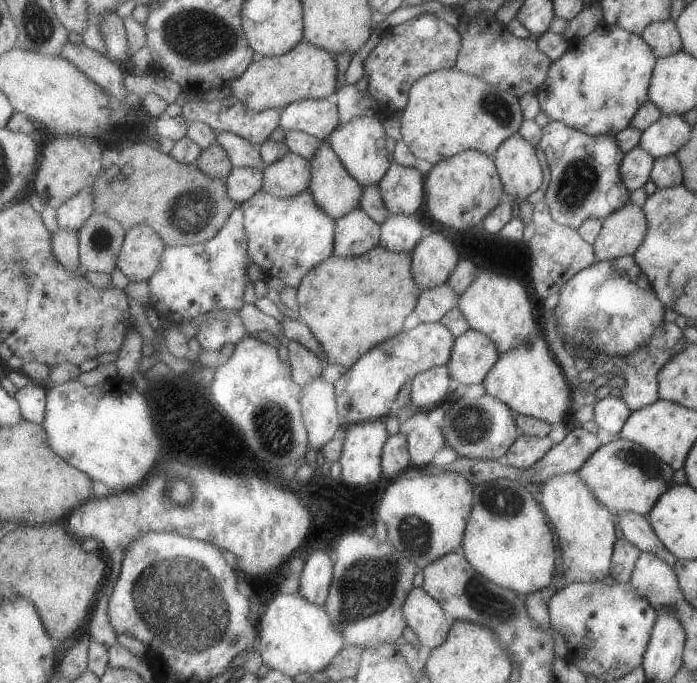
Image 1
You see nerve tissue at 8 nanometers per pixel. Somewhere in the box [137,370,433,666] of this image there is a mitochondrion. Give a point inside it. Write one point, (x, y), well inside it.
(368, 586)

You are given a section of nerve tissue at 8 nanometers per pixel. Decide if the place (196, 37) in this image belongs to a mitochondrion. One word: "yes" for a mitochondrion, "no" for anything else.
yes

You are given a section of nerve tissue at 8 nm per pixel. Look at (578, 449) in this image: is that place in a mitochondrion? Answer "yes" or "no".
no

